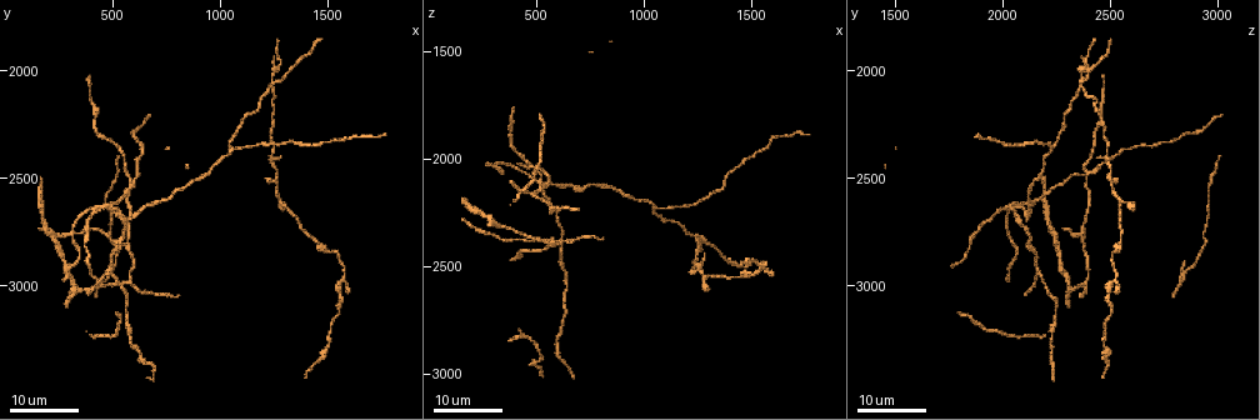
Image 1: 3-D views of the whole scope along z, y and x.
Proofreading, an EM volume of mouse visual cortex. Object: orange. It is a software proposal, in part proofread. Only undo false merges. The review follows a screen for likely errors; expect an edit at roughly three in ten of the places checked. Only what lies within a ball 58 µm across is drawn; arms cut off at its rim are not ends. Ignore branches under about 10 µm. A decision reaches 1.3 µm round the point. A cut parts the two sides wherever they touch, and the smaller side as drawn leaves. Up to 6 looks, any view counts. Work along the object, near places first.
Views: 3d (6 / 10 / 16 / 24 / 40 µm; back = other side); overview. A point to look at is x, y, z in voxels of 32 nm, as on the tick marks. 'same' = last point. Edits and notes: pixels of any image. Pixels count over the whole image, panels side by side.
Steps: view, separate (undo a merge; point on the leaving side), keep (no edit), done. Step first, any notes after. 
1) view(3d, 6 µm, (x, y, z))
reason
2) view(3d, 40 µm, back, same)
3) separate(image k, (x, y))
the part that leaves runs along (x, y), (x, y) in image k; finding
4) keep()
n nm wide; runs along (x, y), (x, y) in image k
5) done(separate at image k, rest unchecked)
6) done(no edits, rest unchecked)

view(3d, 16 µm, (580, 2500, 2400))
a fork

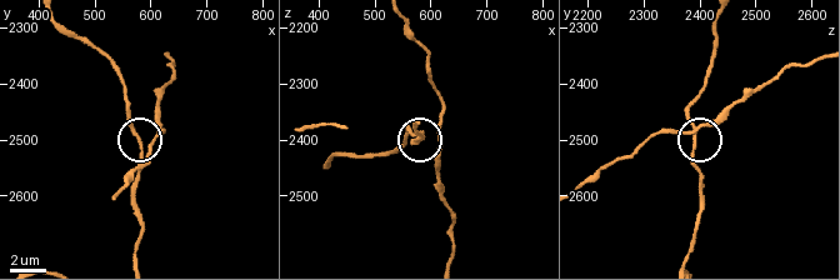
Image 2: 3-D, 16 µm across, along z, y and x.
view(3d, 10 µm, (575, 2505, 2390))

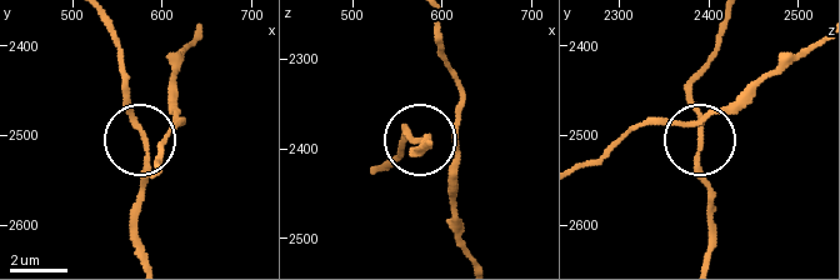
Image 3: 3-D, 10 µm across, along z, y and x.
keep()
3 arms; runs along (585, 165), (649, 123), (693, 123), (700, 134), (693, 75) in image 3; all the same cell

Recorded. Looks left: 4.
view(3d, 16 µm, (550, 2810, 2370))
three arms meet

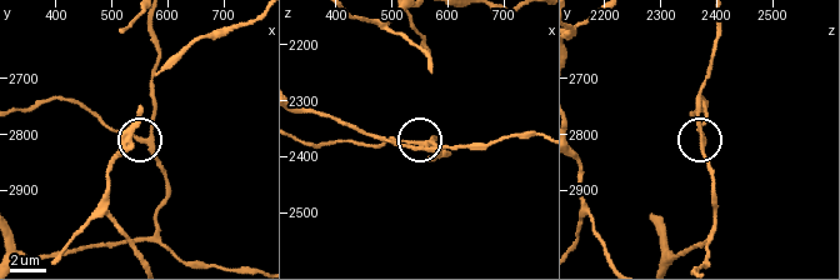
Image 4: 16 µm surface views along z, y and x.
view(3d, 6 µm, (555, 2810, 2375))
closer look

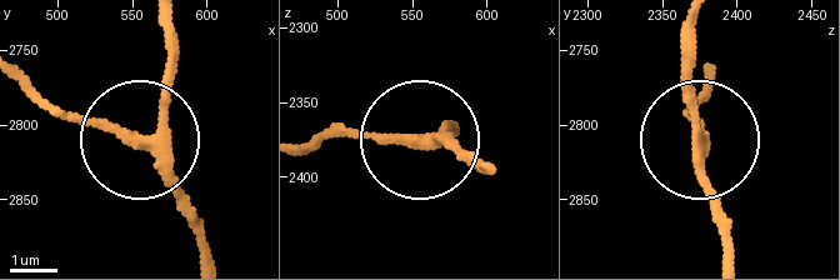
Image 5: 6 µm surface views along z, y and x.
view(3d, 6 µm, back, (554, 2812, 2376))

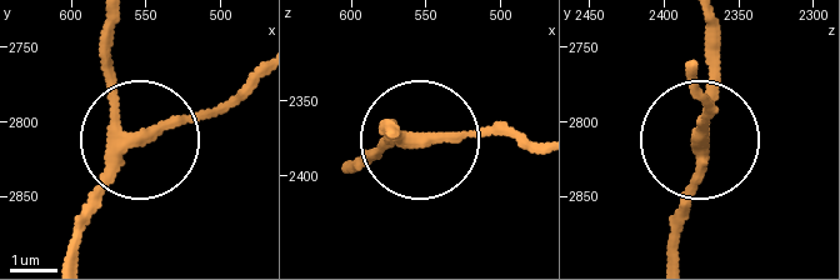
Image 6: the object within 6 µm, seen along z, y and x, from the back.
keep()
3 arms; continuous, no second cell

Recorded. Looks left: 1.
done(no edits, rest unchecked)

